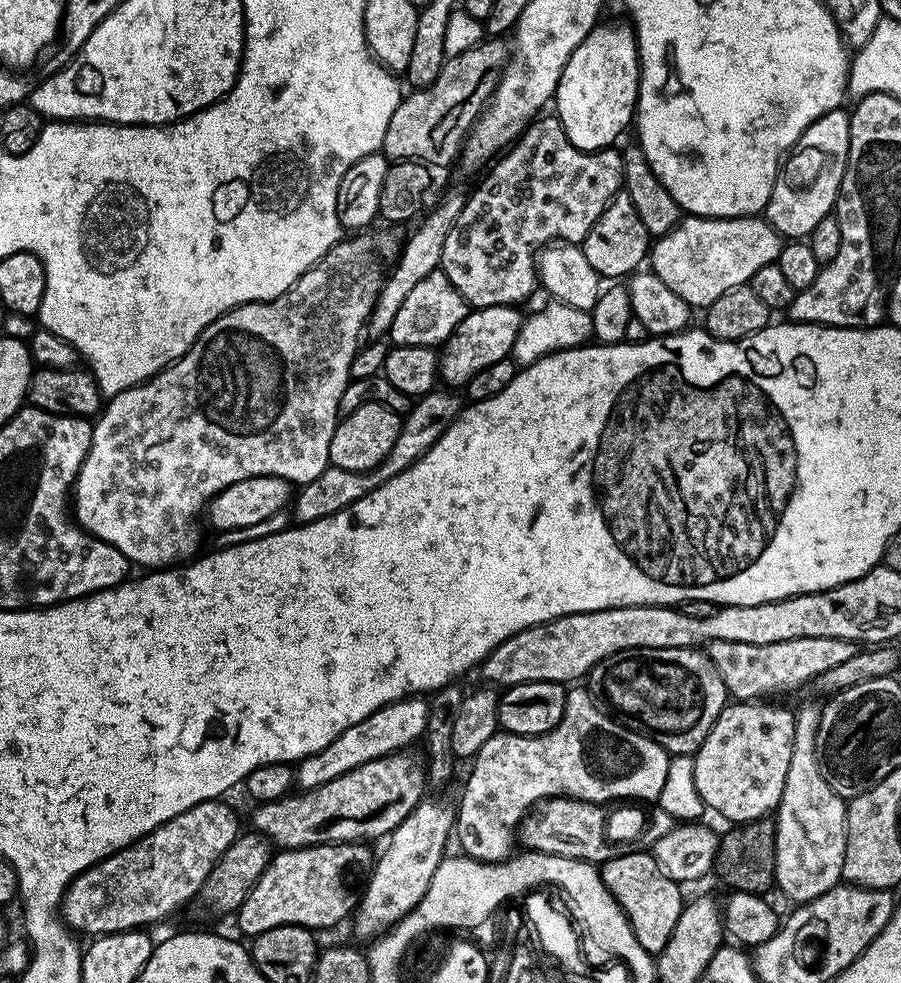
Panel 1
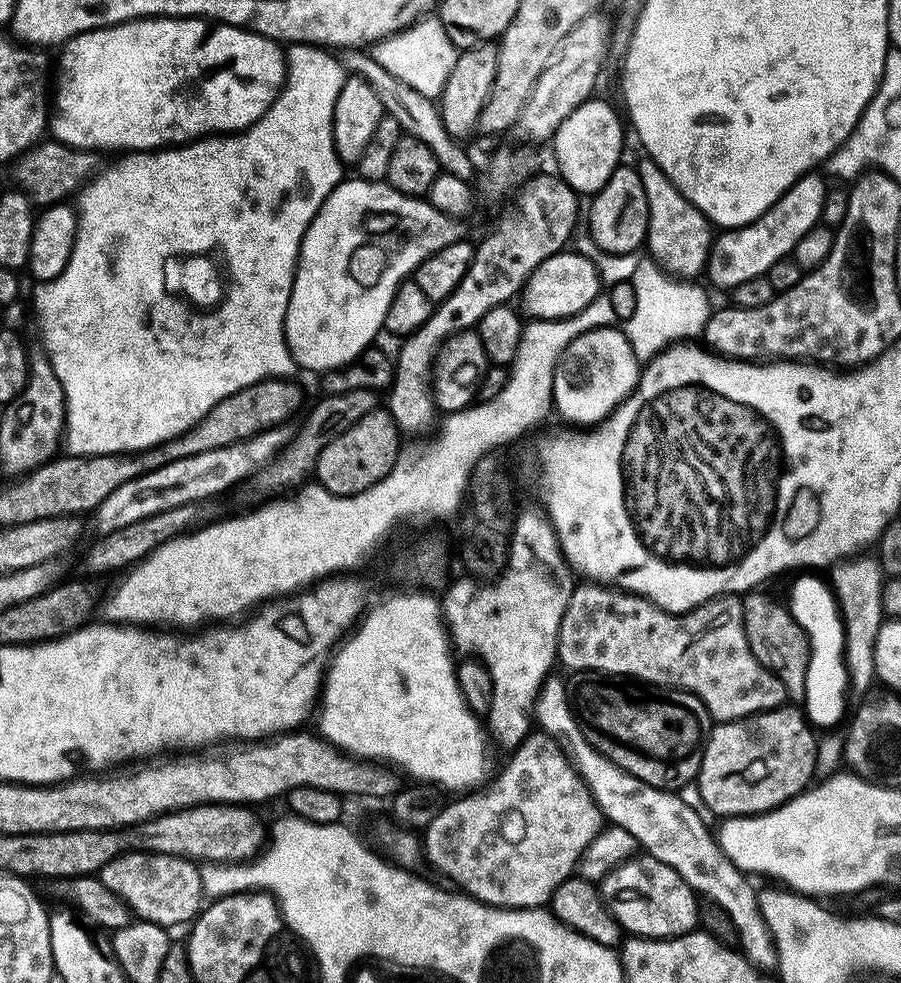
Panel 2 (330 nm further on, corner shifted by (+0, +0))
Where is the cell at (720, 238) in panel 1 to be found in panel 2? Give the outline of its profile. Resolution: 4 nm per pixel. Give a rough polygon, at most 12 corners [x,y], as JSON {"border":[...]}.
{"border":[[650,158],[651,259],[676,278],[708,267],[714,228]]}

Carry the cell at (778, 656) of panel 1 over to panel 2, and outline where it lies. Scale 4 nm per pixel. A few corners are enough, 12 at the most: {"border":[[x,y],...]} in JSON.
{"border":[[599,582],[570,594],[572,672],[683,688],[713,721],[785,703],[744,605],[683,614]]}

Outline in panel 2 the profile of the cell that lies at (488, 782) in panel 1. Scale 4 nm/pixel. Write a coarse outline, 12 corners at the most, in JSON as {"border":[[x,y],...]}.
{"border":[[533,731],[423,829],[427,867],[542,908],[606,821]]}

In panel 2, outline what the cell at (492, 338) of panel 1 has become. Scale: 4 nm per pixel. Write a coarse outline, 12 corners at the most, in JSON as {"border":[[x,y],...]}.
{"border":[[555,252],[518,297],[525,317],[564,320],[601,295],[588,256]]}

